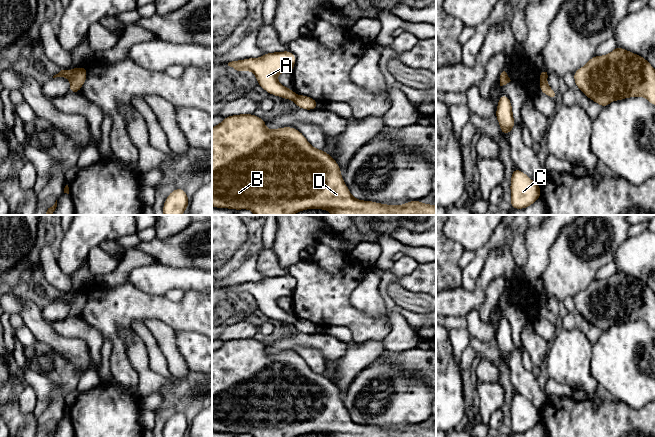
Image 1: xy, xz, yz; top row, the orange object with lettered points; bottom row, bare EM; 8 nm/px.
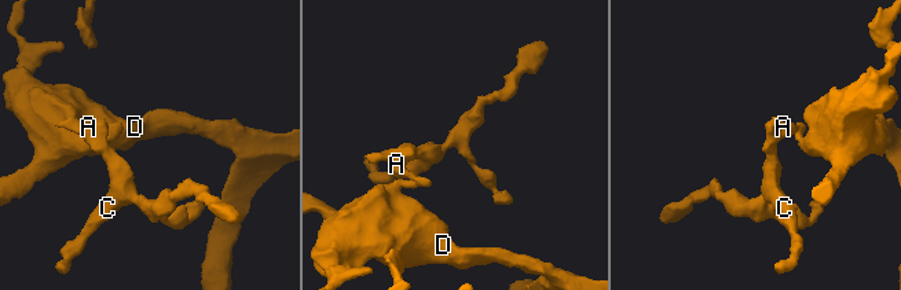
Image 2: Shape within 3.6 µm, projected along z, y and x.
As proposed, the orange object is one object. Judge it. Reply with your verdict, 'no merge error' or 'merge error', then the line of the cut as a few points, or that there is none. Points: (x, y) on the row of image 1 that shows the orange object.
merge error; cut xy (70, 70), (69, 78)

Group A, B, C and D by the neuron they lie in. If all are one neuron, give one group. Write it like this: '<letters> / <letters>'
A C / B D

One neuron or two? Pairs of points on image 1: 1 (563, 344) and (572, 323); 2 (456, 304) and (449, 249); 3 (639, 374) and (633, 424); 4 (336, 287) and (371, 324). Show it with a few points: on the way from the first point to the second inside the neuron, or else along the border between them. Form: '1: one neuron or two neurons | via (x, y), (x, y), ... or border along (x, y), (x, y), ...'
1: two neurons | border along (563, 328), (579, 329), (590, 341)
2: two neurons | border along (460, 286), (446, 290)
3: two neurons | border along (614, 398), (633, 408), (644, 406)
4: one neuron | via (336, 299), (359, 322)

